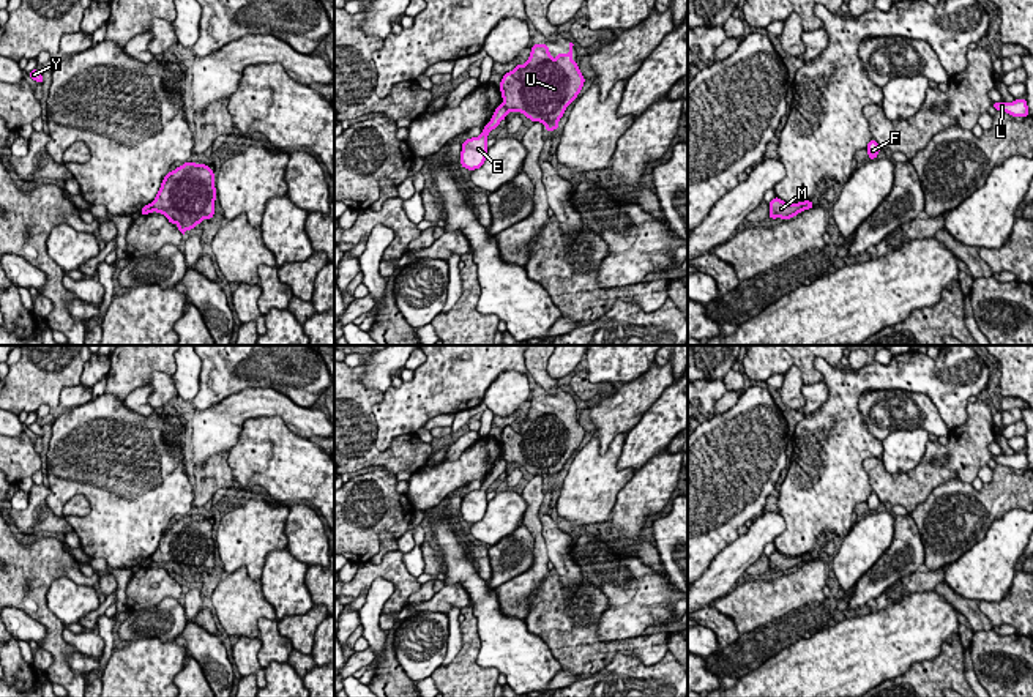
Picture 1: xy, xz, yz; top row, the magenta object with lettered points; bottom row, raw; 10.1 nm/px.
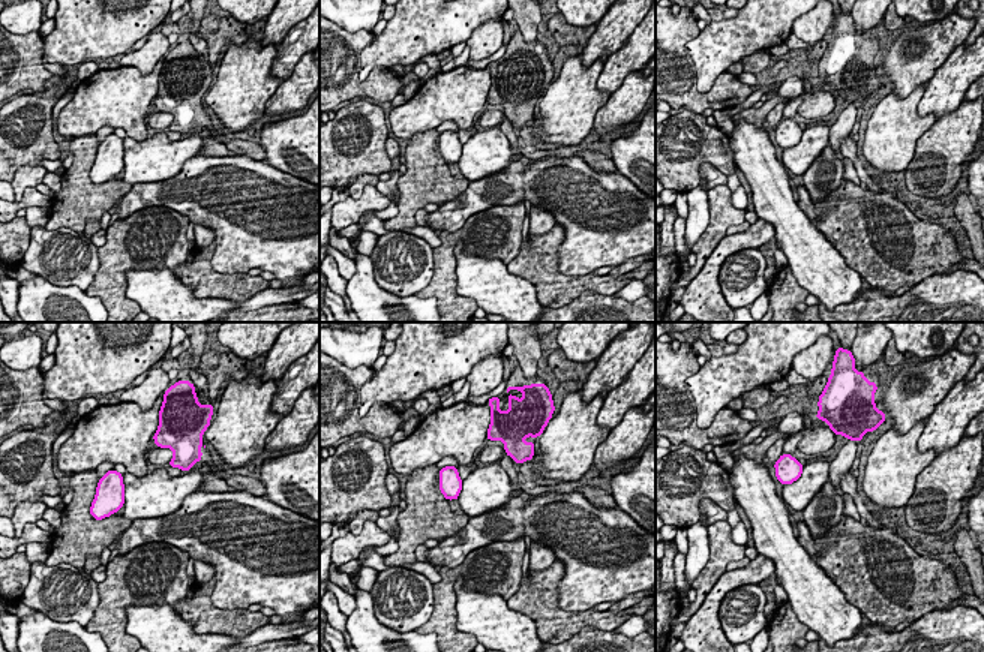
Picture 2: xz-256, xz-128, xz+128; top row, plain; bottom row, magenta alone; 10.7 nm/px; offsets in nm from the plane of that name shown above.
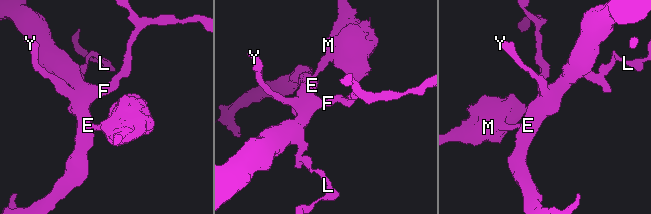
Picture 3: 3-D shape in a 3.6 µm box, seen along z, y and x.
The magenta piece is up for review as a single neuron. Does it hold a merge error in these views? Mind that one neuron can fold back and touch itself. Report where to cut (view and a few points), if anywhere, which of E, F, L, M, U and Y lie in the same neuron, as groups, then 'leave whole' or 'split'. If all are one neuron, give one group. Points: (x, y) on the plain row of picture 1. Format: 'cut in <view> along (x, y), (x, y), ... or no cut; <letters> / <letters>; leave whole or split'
cut in xz along (502, 458), (508, 464); E F L Y / M U; split

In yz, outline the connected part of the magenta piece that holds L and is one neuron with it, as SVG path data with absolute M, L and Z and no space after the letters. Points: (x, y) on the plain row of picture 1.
M1025 451L1016 453L1012 456L992 456L997 464L1011 467L1012 470L1028 470L1028 459Z

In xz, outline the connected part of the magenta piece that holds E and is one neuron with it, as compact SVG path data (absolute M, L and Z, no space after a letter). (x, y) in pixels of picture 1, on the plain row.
M500 457L490 475L483 481L478 490L464 494L461 505L461 517L464 522L475 524L479 522L487 509L487 489L492 483L498 481L500 475L506 472L506 460Z

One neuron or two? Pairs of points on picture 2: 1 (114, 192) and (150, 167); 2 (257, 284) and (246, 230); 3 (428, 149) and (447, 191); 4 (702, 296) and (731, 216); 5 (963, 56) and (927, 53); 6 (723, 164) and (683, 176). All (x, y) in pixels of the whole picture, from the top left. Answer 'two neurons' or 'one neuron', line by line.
1: two neurons
2: two neurons
3: one neuron
4: two neurons
5: two neurons
6: one neuron

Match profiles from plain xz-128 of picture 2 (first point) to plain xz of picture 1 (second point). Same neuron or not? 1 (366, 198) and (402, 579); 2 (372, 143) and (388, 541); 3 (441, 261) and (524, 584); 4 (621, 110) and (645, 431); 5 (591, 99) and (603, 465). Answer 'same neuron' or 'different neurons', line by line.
1: same neuron
2: different neurons
3: same neuron
4: different neurons
5: same neuron

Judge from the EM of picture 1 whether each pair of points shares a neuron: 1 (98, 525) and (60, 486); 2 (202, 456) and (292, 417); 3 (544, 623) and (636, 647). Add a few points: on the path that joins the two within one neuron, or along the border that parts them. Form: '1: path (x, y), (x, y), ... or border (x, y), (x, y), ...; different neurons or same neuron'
1: path (98, 510), (98, 502), (82, 486), (76, 486); same neuron
2: path (218, 432), (245, 406), (268, 406); same neuron
3: path (566, 629), (584, 647), (614, 647); same neuron

